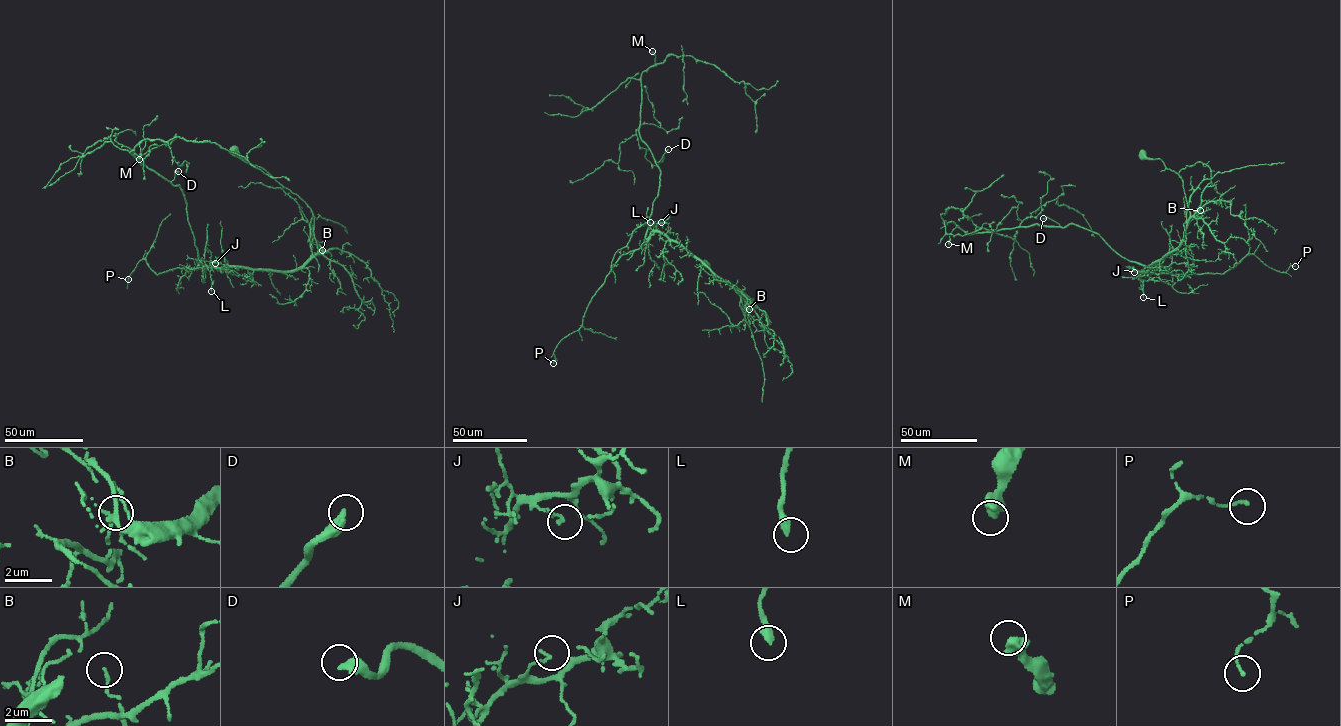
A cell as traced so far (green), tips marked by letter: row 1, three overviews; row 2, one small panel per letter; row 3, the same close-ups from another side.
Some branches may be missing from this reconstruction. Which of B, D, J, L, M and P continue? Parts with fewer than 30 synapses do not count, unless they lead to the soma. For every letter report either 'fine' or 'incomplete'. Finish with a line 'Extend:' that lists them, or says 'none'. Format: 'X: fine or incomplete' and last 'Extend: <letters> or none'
B: fine
D: incomplete
J: fine
L: fine
M: fine
P: fine
Extend: D

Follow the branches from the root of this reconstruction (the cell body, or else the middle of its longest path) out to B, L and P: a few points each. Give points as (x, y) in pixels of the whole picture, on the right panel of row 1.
B: (1143, 154), (1158, 158), (1167, 168), (1178, 174), (1190, 215), (1195, 216), (1200, 210)
L: (1143, 154), (1158, 158), (1181, 178), (1190, 219), (1179, 245), (1153, 262), (1138, 279), (1143, 283), (1143, 297)
P: (1143, 154), (1181, 178), (1190, 219), (1179, 245), (1147, 273), (1222, 274), (1248, 254), (1281, 272), (1295, 266)

